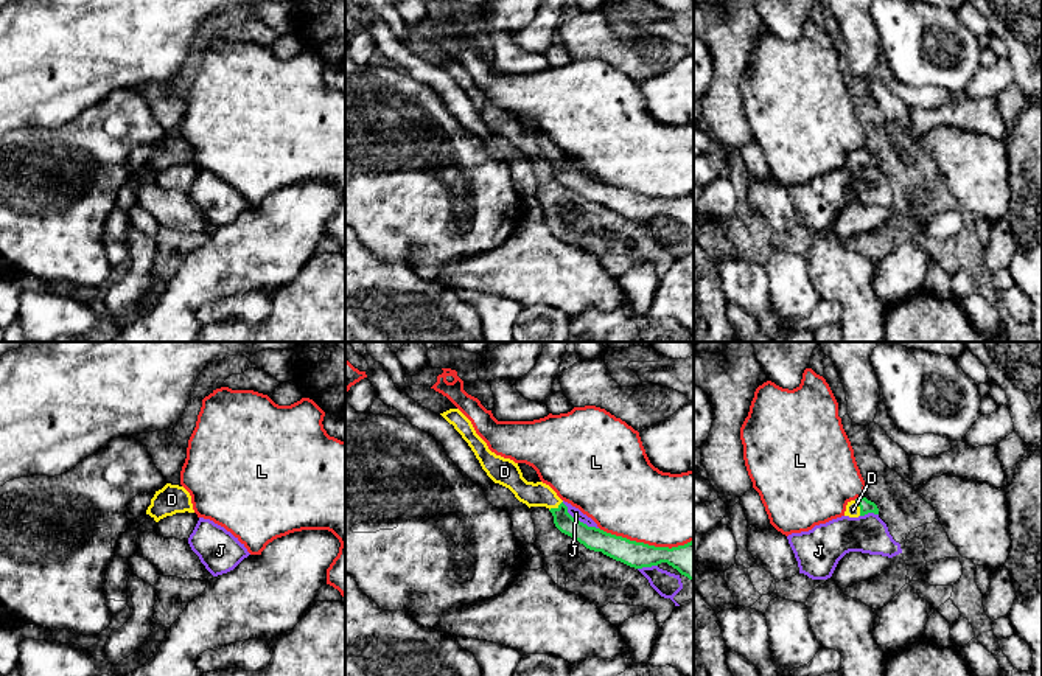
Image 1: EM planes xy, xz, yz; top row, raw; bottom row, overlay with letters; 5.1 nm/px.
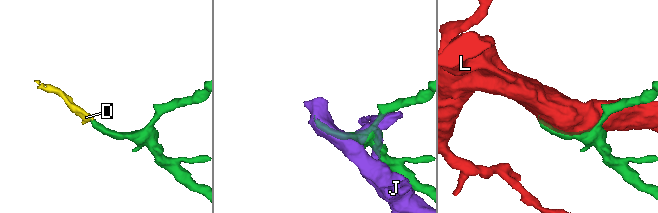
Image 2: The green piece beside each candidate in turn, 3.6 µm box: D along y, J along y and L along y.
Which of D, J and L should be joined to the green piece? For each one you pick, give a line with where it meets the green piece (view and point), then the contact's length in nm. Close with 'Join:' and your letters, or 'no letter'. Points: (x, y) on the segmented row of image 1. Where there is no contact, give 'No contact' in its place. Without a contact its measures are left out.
D: Touches green at yz (859, 505). Shared border 90 nm
Join: D

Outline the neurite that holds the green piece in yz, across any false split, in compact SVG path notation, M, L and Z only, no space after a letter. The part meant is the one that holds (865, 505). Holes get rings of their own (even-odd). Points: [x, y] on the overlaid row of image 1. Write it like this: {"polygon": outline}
{"polygon": "M857 497L855 500L848 502L844 516L858 517L868 513L879 514L877 505L866 497Z"}

